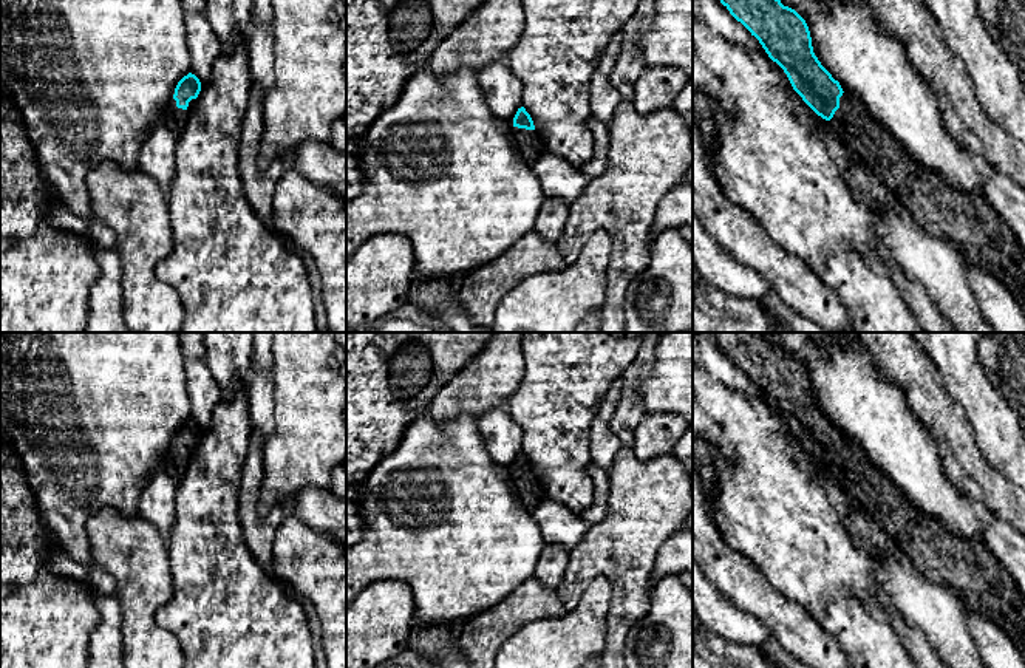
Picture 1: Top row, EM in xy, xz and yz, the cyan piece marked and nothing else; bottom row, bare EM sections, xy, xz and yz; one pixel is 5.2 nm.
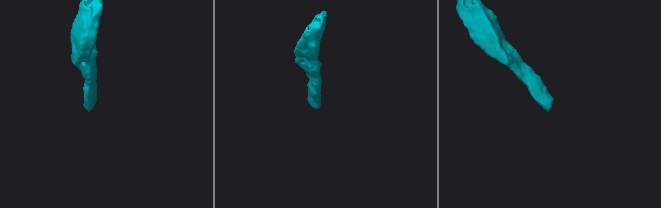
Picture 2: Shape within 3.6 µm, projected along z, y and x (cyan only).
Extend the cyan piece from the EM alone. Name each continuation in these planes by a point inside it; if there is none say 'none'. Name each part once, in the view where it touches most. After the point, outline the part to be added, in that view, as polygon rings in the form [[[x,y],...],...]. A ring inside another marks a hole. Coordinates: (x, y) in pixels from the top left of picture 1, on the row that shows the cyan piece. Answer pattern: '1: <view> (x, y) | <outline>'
1: xy (175, 118) | [[[173,99],[170,107],[165,111],[162,122],[169,127],[169,130],[178,138],[186,128],[187,119],[193,108],[195,99],[189,102],[186,110],[176,107],[176,101]]]

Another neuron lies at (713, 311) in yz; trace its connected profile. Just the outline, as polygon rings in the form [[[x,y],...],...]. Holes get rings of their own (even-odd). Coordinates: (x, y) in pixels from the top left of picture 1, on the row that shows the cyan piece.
[[[705,281],[693,288],[693,332],[773,332],[758,300],[725,295]]]

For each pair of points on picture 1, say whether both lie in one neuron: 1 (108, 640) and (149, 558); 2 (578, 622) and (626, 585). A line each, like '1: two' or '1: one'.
1: two
2: two

